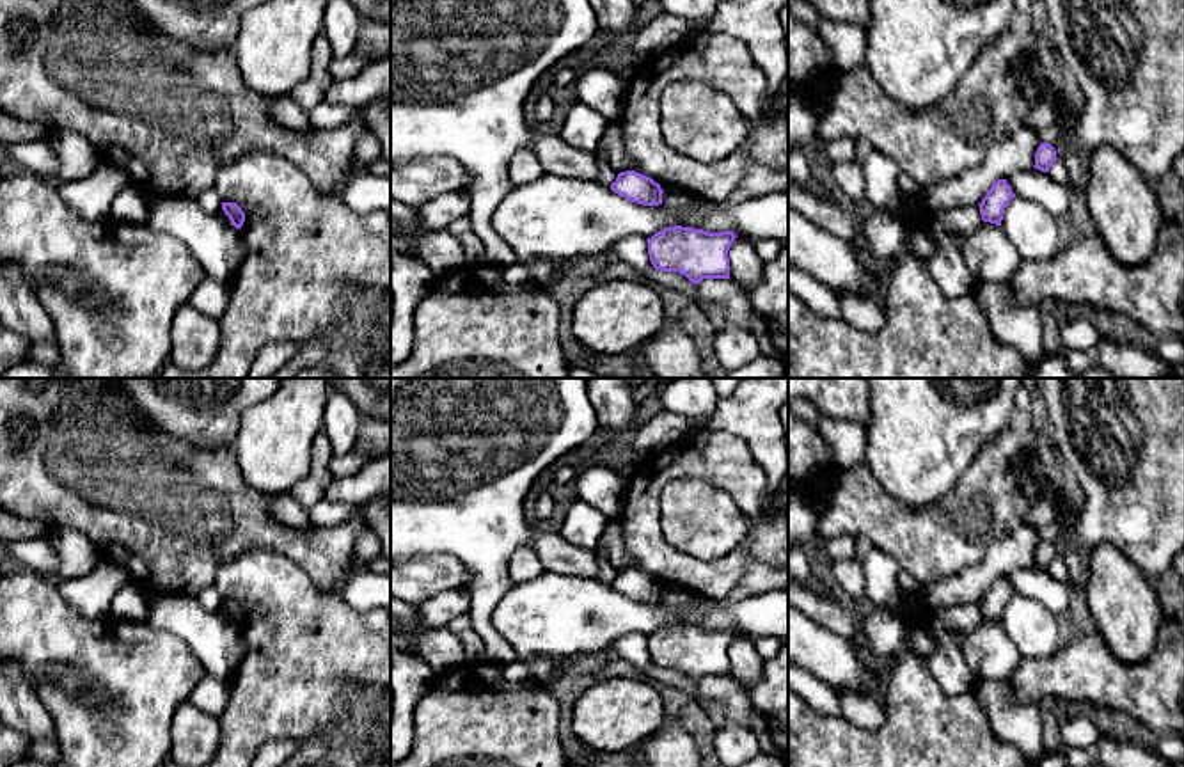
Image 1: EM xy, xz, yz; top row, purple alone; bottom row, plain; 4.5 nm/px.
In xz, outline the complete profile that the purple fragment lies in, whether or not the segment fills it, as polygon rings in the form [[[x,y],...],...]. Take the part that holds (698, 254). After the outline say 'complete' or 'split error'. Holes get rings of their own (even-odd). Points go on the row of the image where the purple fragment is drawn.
[[[666,227],[648,238],[648,256],[655,270],[678,272],[691,282],[730,279],[728,250],[733,231],[706,233],[694,227]]]; complete

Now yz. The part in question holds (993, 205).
[[[998,179],[978,204],[982,220],[1001,225],[1005,208],[1014,197],[1015,194],[1006,179]]]; complete

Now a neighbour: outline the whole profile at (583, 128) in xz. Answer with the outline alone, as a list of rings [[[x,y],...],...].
[[[575,103],[561,126],[559,135],[572,147],[595,153],[609,123],[607,119],[584,103]]]

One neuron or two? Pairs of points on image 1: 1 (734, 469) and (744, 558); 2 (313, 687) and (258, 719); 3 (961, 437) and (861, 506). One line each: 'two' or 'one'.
1: one
2: one
3: two

